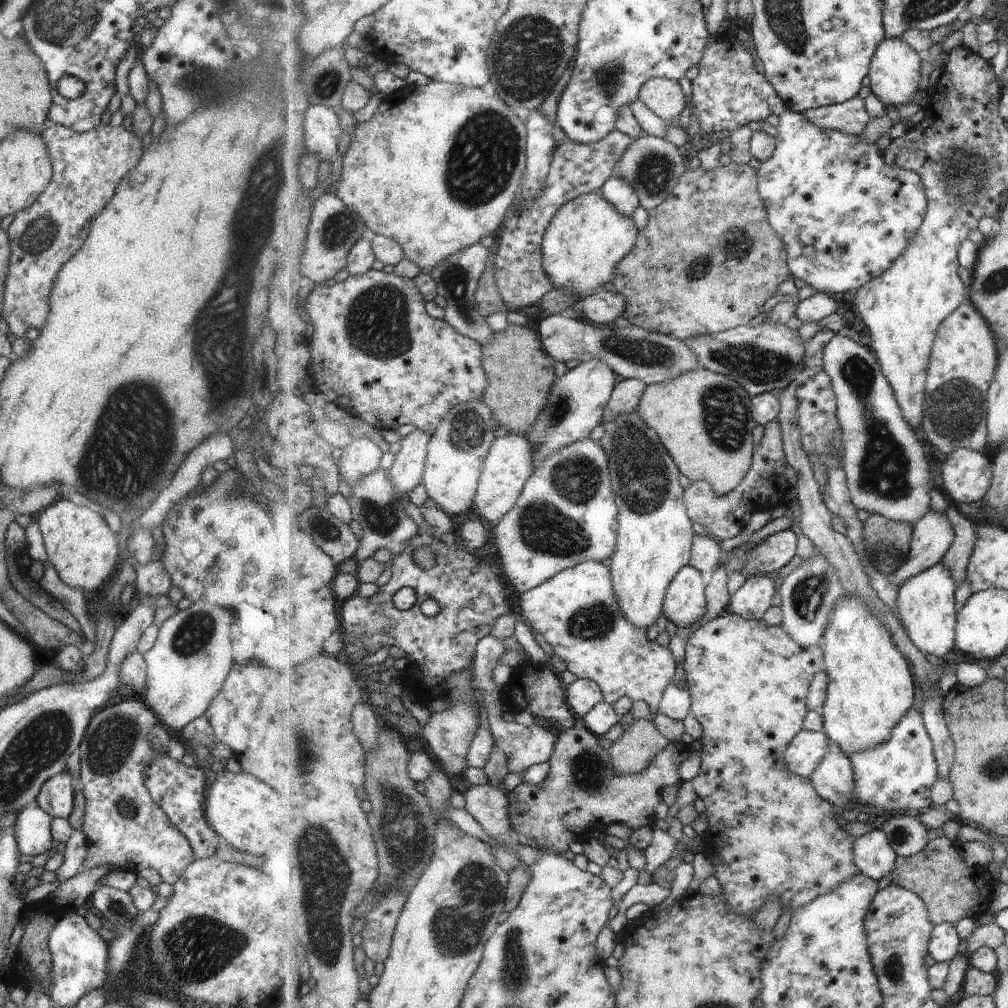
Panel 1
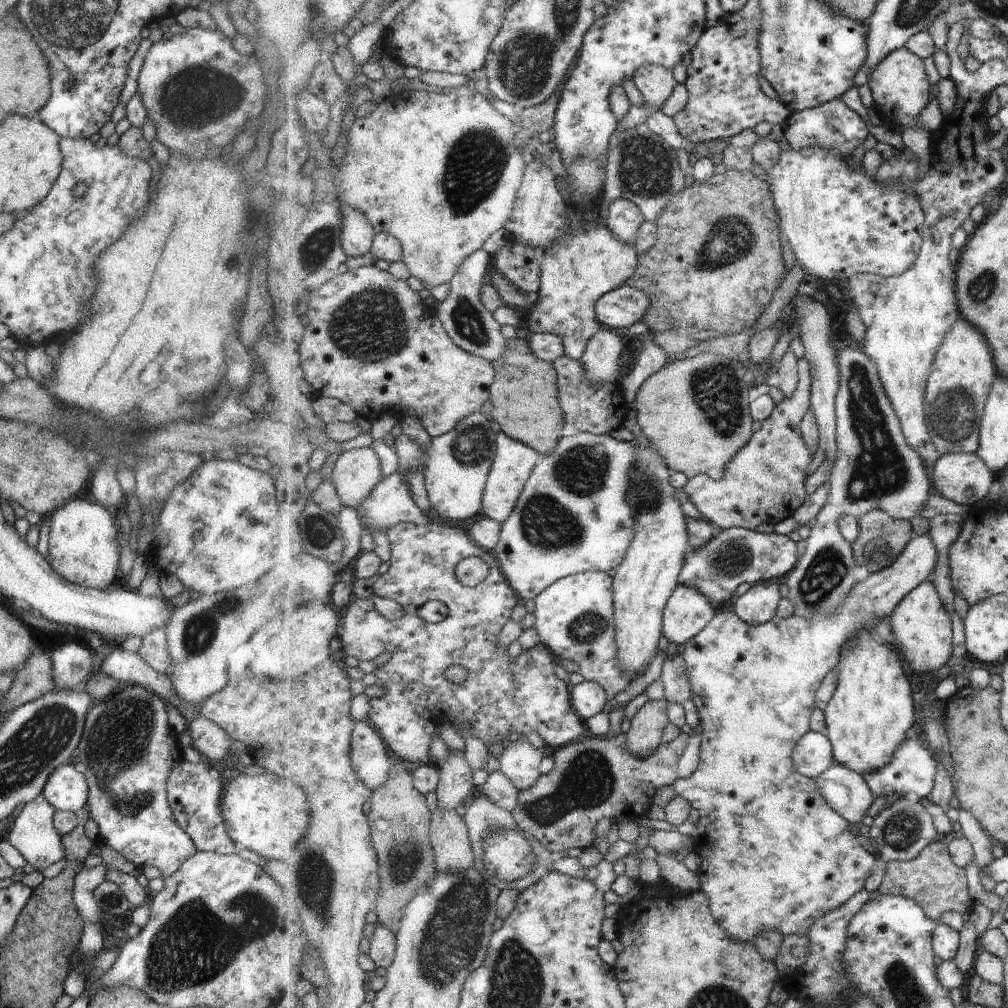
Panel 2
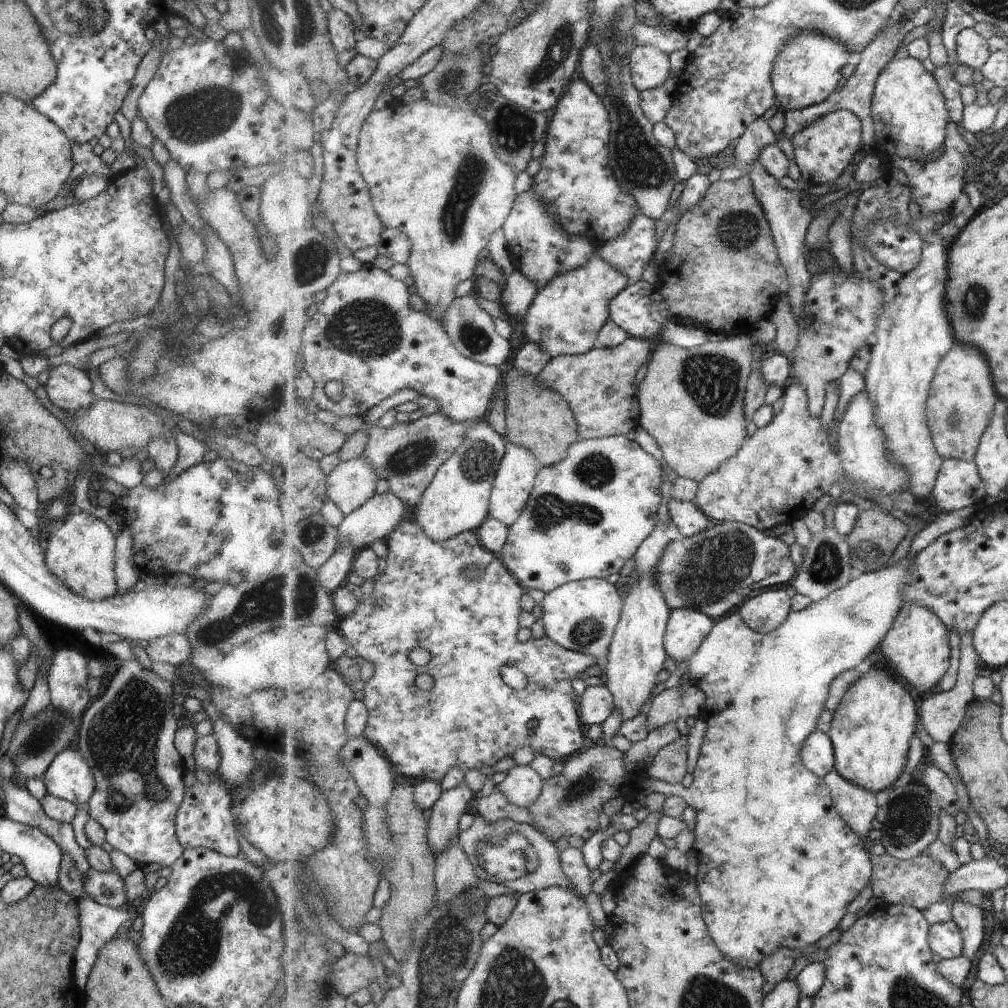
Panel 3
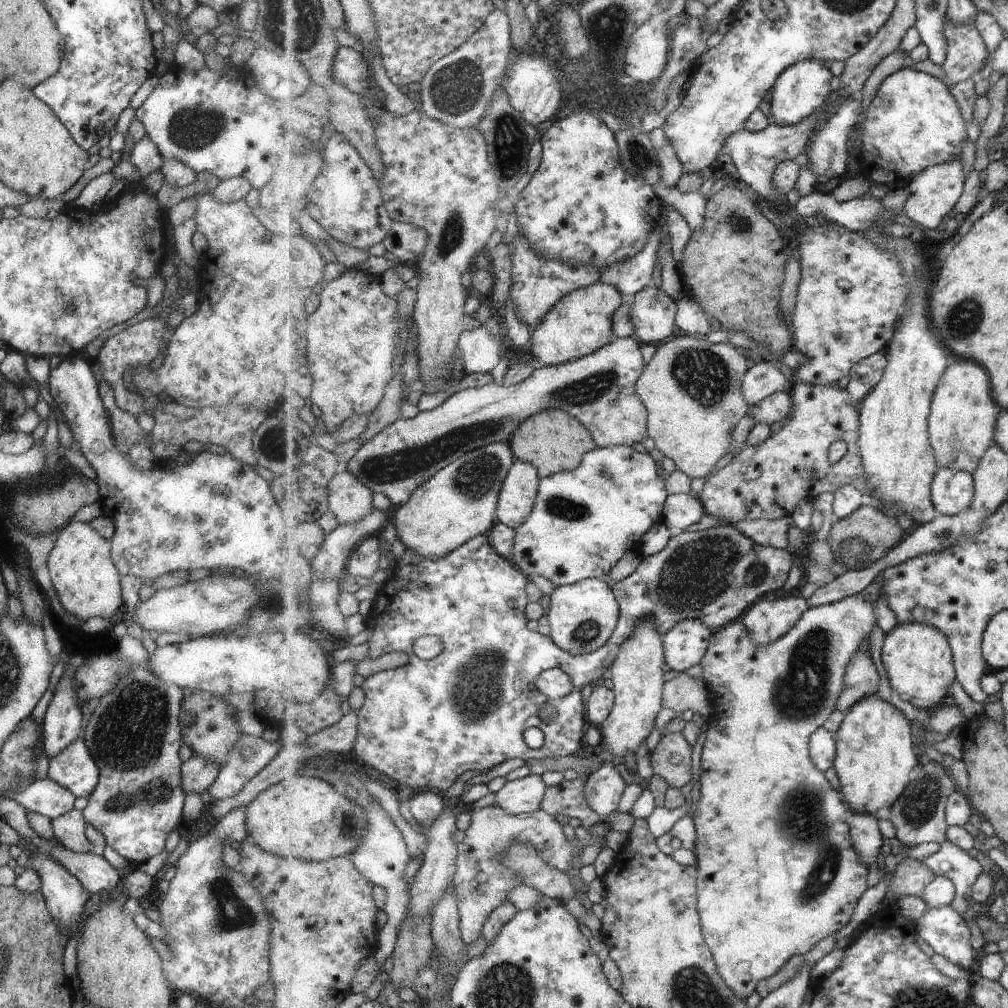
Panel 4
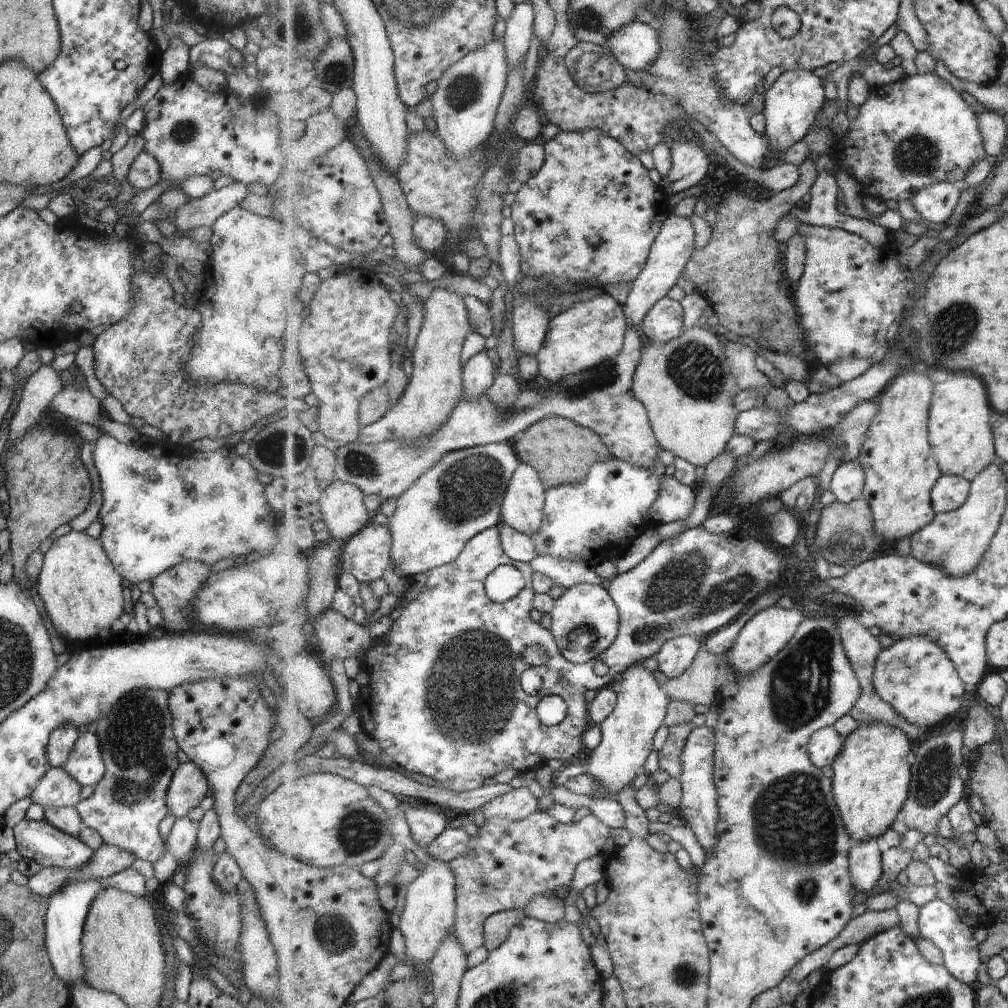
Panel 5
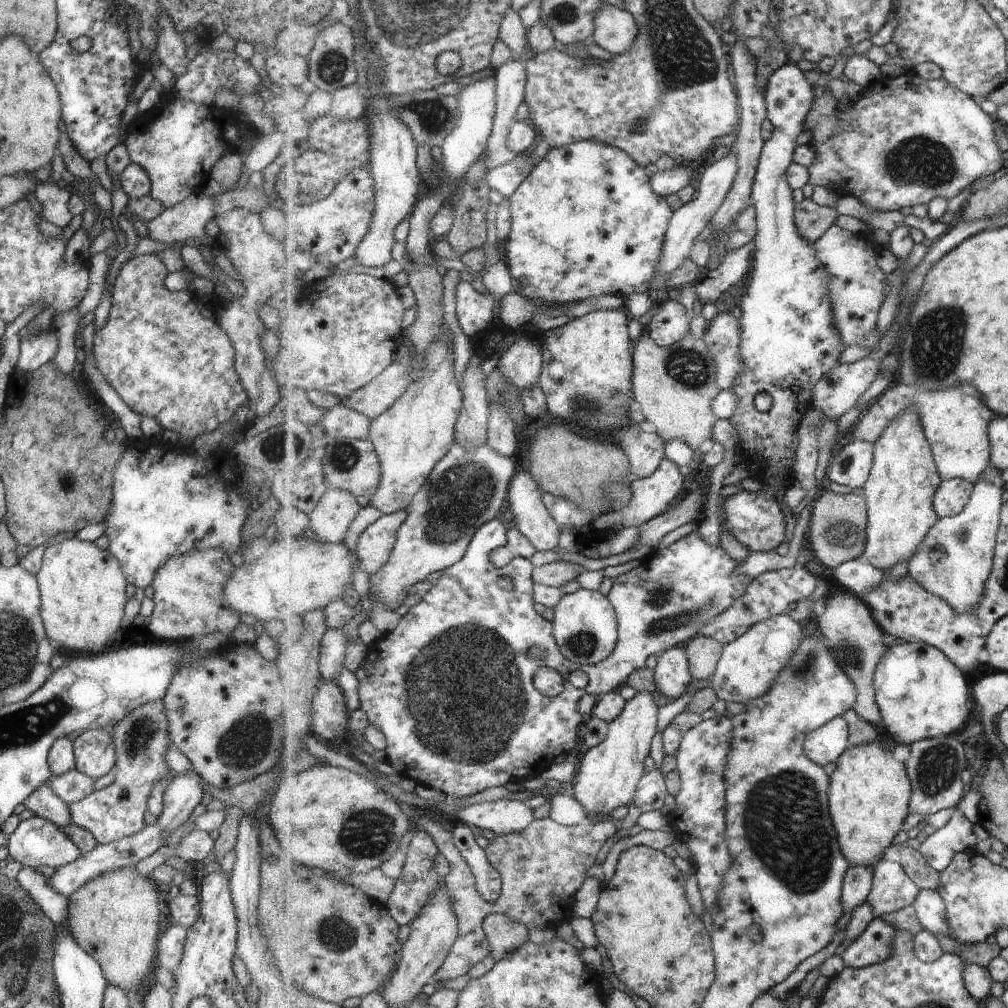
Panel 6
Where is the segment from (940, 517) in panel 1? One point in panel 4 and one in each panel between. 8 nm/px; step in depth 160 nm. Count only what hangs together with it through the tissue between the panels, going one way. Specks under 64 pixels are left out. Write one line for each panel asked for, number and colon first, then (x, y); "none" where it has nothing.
2: (781, 858)
3: (778, 867)
4: (769, 889)

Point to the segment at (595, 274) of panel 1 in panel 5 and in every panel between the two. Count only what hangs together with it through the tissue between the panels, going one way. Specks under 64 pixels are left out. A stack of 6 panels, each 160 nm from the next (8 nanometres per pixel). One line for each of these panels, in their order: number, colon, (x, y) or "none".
2: (589, 261)
3: (568, 314)
4: (582, 323)
5: (588, 334)

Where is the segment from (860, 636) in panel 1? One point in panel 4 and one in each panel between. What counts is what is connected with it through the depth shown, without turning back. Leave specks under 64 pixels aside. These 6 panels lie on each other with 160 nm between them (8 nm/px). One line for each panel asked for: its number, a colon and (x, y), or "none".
2: (872, 713)
3: (871, 730)
4: (875, 751)

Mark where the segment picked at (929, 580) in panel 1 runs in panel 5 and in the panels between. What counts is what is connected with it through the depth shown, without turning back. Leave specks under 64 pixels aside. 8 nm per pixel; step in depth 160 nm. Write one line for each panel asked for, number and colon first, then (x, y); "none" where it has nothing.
2: (924, 633)
3: (917, 646)
4: (918, 659)
5: (916, 676)

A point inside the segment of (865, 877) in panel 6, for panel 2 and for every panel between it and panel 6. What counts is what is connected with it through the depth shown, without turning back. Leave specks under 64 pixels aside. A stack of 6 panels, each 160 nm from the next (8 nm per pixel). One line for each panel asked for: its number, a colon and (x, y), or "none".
2: (848, 793)
3: (857, 806)
4: (865, 835)
5: (866, 869)

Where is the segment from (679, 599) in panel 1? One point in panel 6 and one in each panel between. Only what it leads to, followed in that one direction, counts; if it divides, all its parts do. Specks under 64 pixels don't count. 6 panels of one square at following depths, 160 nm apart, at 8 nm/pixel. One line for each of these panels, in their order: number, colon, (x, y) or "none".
2: (689, 611)
3: (688, 628)
4: (685, 645)
5: (677, 655)
6: (672, 673)

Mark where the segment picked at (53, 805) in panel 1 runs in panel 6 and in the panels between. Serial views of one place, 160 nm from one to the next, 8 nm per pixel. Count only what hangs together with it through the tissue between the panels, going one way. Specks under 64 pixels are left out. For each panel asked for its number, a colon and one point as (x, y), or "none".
2: (65, 789)
3: (68, 776)
4: (73, 768)
5: (84, 763)
6: (93, 750)

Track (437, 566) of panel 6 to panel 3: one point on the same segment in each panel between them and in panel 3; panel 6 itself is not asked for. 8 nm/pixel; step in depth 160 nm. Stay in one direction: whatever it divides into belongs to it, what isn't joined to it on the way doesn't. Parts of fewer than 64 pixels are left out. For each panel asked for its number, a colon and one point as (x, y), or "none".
3: (458, 500)
4: (459, 503)
5: (462, 495)

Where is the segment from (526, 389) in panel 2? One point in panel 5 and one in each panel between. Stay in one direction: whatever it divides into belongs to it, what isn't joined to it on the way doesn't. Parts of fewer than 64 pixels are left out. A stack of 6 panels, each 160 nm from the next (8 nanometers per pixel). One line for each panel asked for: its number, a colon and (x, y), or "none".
3: (539, 419)
4: (553, 441)
5: (563, 451)

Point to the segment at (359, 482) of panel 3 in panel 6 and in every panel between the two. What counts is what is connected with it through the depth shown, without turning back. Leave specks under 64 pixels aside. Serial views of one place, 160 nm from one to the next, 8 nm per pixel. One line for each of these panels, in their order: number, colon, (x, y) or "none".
4: (350, 500)
5: (343, 507)
6: (331, 520)

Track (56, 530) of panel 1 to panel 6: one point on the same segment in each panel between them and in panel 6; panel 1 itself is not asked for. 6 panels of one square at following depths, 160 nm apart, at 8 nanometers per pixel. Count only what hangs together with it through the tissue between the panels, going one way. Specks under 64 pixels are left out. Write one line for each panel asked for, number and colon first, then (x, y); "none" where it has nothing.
2: (82, 550)
3: (80, 554)
4: (79, 565)
5: (81, 591)
6: (82, 588)

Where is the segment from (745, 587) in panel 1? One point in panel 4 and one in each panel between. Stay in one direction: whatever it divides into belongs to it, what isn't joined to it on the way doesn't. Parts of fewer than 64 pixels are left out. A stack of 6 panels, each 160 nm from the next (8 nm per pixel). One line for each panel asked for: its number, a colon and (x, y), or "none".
2: (758, 605)
3: (769, 610)
4: (768, 621)

